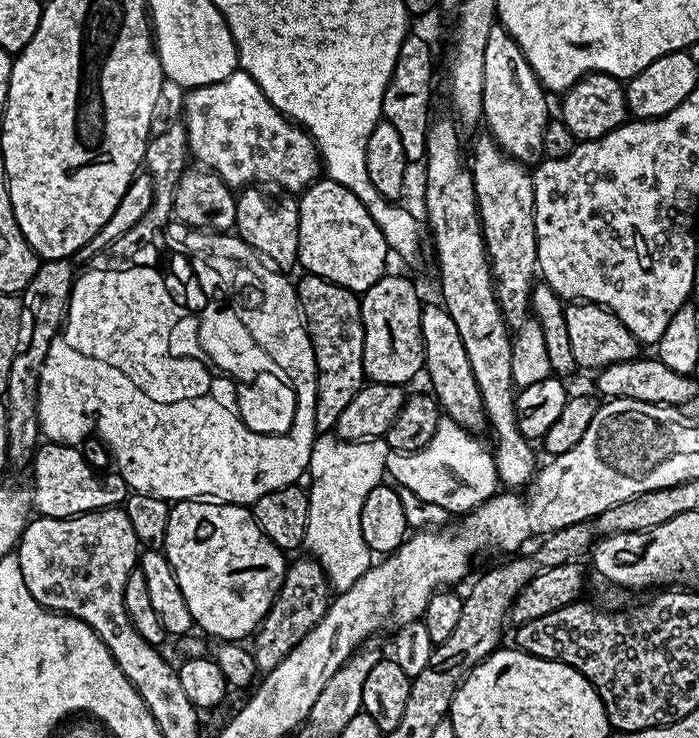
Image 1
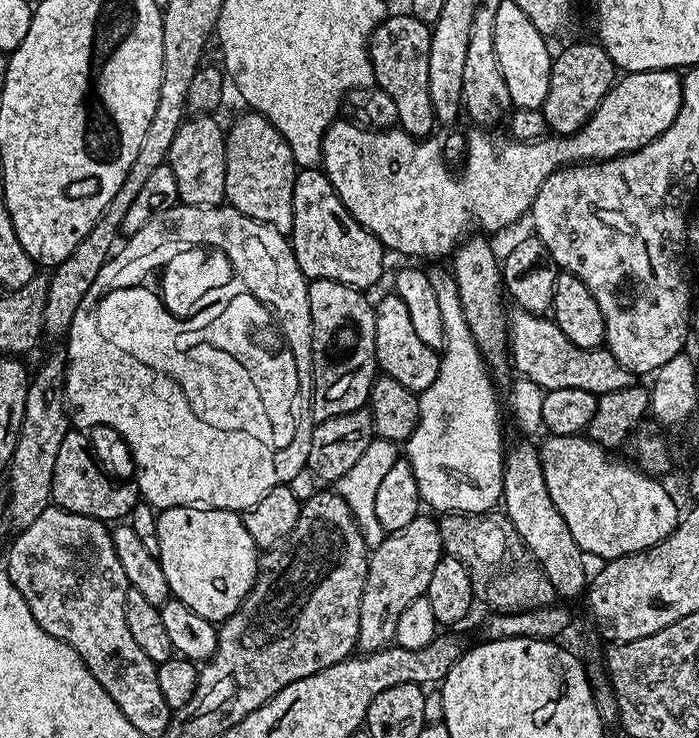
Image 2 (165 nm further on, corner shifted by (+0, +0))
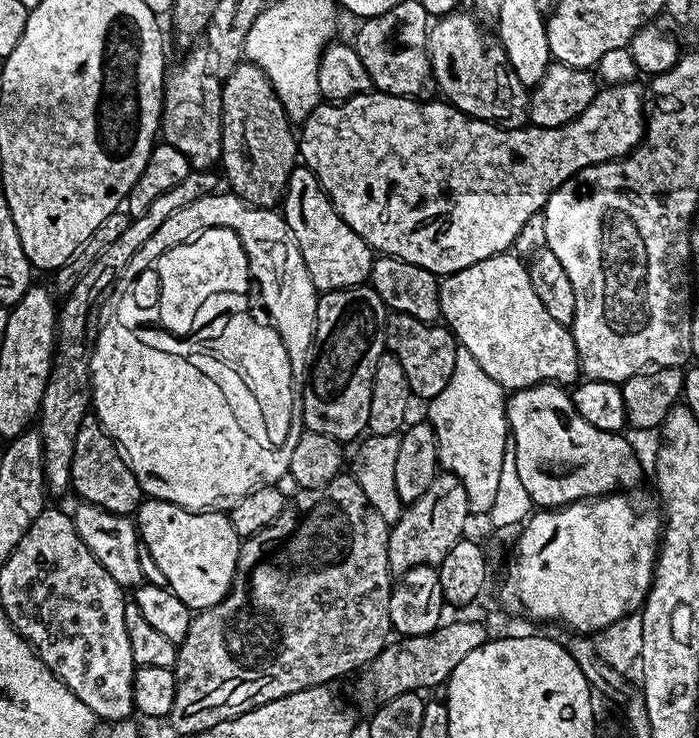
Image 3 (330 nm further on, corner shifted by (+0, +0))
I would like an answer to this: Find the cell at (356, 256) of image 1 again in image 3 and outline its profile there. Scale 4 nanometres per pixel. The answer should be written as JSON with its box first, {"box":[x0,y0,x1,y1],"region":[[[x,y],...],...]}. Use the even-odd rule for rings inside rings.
{"box":[282,166,374,293],"region":[[[297,166],[290,174],[282,201],[282,215],[284,221],[288,223],[288,228],[294,234],[294,242],[298,242],[302,262],[306,262],[310,282],[314,282],[317,293],[333,292],[343,288],[358,288],[371,277],[374,259],[373,249],[369,248],[366,241],[341,218],[338,210],[332,205],[330,198],[324,192],[324,187],[321,186],[318,178],[310,169]]]}

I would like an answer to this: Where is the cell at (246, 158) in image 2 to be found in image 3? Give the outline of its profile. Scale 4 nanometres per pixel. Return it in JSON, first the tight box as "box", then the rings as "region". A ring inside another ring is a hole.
{"box":[220,62,298,209],"region":[[[241,62],[232,74],[222,80],[222,150],[220,151],[220,164],[222,165],[222,169],[224,168],[224,172],[222,171],[223,179],[226,181],[226,184],[229,184],[229,186],[232,187],[229,188],[231,195],[246,201],[247,204],[252,204],[255,208],[270,209],[275,209],[277,205],[283,201],[284,191],[288,185],[290,174],[298,166],[298,136],[294,131],[293,121],[288,119],[286,110],[282,106],[278,94],[274,90],[274,86],[270,80],[266,78],[266,74],[259,66],[257,66],[257,64]]]}

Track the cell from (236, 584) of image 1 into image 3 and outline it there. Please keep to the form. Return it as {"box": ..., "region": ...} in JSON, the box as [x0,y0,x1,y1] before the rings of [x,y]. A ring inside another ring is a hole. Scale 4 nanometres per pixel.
{"box":[134,499,242,610],"region":[[[145,499],[134,513],[141,545],[162,570],[164,584],[193,610],[209,608],[230,590],[242,537],[220,510],[190,512],[165,500]]]}

